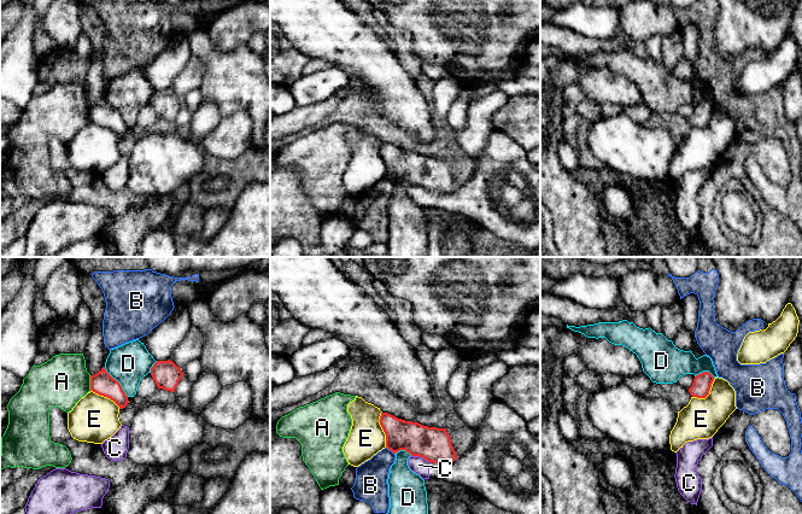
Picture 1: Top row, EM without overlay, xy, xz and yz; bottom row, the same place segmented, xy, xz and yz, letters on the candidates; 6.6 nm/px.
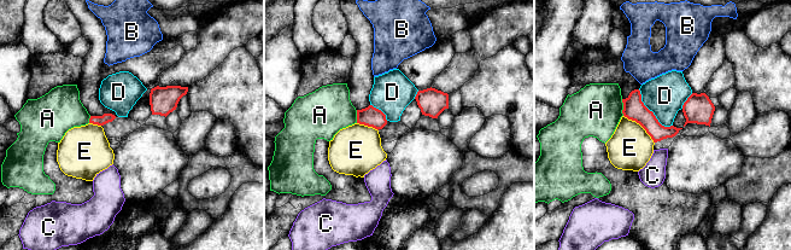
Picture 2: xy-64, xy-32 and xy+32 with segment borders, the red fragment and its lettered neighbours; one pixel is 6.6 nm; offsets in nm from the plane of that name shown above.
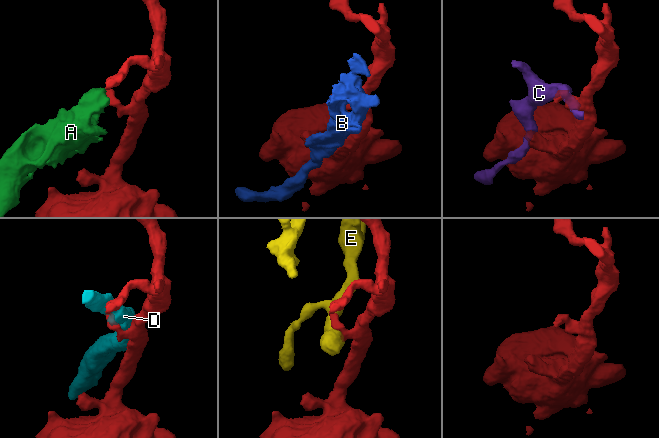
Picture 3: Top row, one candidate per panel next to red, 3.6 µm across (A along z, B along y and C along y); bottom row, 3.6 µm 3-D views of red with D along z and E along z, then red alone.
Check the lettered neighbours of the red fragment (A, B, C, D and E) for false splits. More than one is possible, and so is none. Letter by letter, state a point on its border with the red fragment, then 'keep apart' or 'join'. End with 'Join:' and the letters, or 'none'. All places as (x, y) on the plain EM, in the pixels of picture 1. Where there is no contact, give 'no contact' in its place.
A: meets red in xy at (91, 112); keep apart
B: meets red in xz at (391, 180); keep apart
C: meets red in xz at (420, 186); keep apart
D: meets red in xy at (117, 111); keep apart
E: meets red in xz at (382, 158); keep apart
Join: none

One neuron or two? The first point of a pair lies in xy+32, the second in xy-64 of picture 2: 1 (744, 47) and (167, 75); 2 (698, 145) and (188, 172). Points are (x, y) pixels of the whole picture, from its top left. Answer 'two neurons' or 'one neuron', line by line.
1: two neurons
2: two neurons

